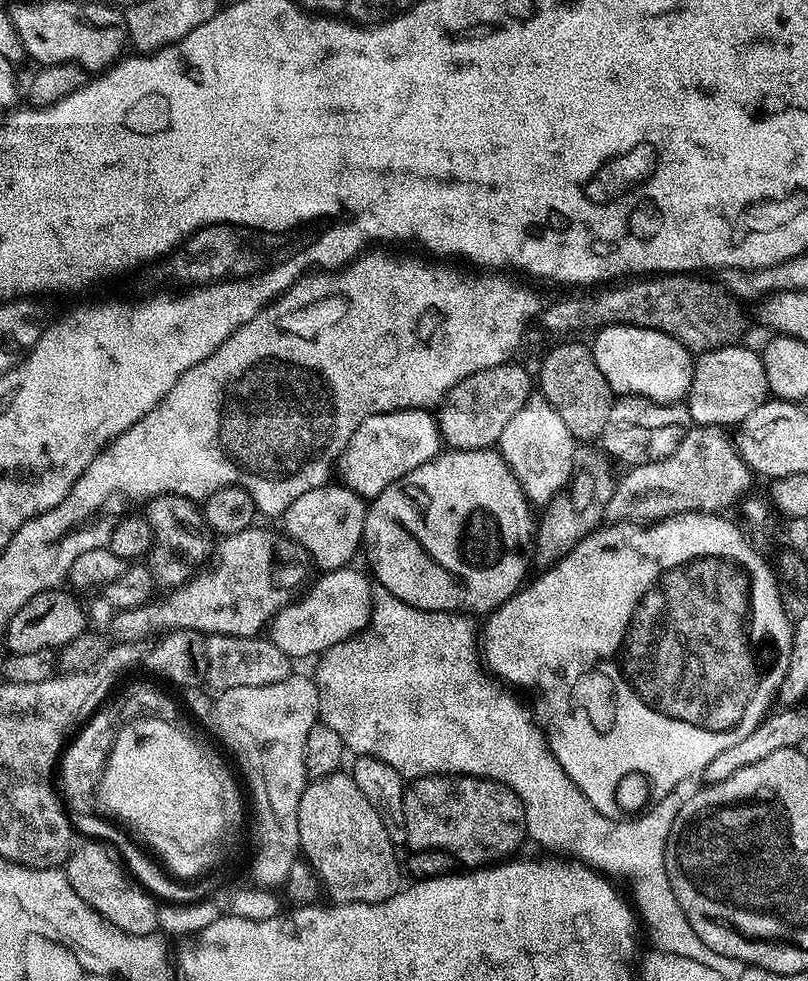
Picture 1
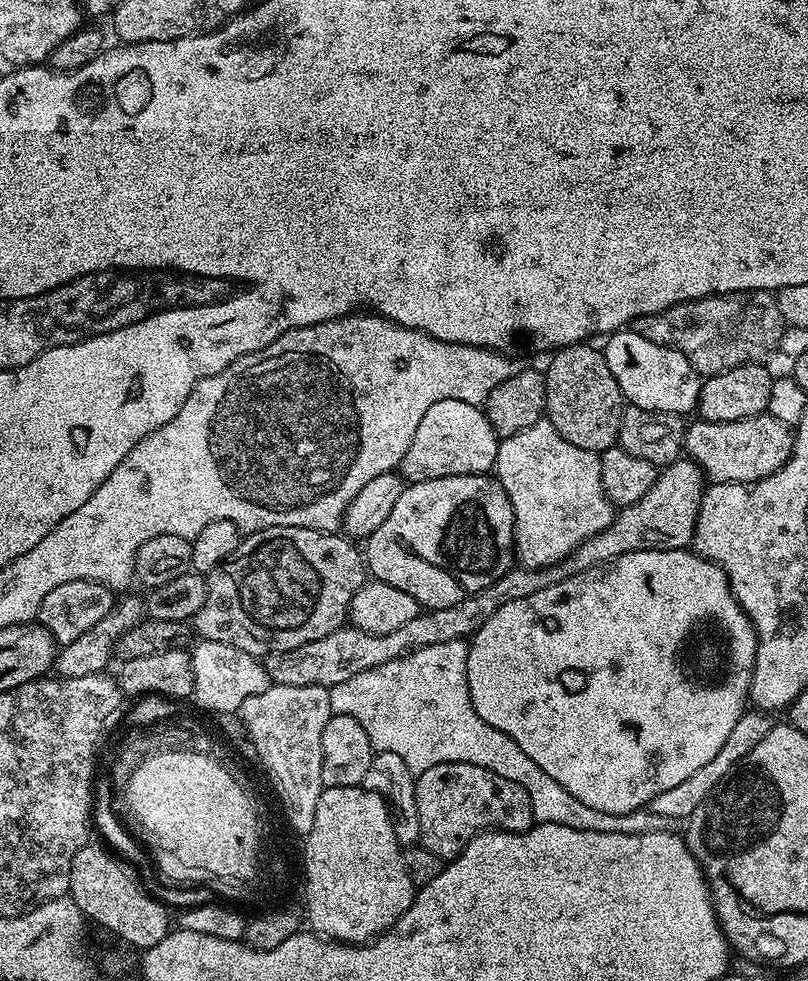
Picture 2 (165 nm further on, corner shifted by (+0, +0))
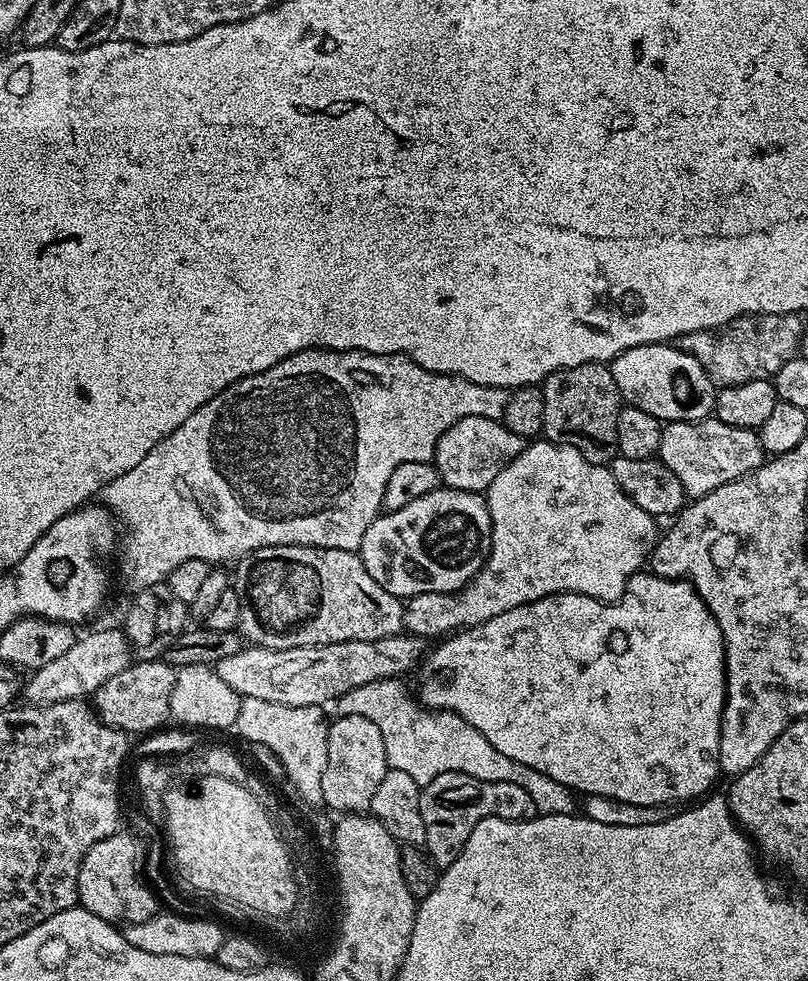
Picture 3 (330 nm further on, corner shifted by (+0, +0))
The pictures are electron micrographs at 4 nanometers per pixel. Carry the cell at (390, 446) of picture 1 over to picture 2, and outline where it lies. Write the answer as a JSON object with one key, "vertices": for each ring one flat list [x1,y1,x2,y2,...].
{"vertices":[[446,398,442,402,434,402,426,414,422,414,422,422,418,422,416,436,412,444,404,452,402,476,405,481,433,480,434,478,446,478,447,476,479,476,493,471,496,463,496,450,498,437,488,421,488,413,483,407,462,402,454,398]]}

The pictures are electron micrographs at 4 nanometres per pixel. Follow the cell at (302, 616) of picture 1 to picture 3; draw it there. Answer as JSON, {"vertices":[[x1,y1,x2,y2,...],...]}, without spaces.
{"vertices":[[536,438,525,443,524,449,518,454,518,458,514,458,508,463,500,471,498,478,494,478,494,482,490,482,486,499,488,513,492,519,492,549,488,551,488,556,484,559,482,567,480,567,480,573,470,583,462,586,456,592,427,592,426,594,407,597,404,605,404,626,411,635,425,638,431,638,431,636,444,638,463,629,478,626,498,614,506,614,506,610,514,610,514,606,522,606,526,602,534,602,538,598,546,598,563,592,582,594,605,602,618,600,628,590,630,578,649,563,652,548,656,545,658,539,658,531,656,532,657,517,646,514,646,510,642,510,642,506,634,503,618,486,618,482,614,482,611,467,590,462,578,450,574,450,574,446,556,444,547,438]]}

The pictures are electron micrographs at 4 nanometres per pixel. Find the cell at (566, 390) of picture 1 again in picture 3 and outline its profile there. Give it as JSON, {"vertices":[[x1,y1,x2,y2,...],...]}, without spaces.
{"vertices":[[607,363,570,366,543,382,546,414,543,435,556,444,574,446,590,462,607,465,618,455,618,414,622,399]]}

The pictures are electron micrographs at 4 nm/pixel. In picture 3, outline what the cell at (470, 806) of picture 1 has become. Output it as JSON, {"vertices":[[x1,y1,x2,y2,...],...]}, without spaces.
{"vertices":[[461,772,438,774,434,782,423,785,420,789,420,809,422,822,426,822,423,847,428,859,440,870,451,866,454,858,462,854,466,838,470,838,470,830,474,830,482,818,530,820,537,815,530,794,526,794,522,786,514,786,514,782,482,782]]}

